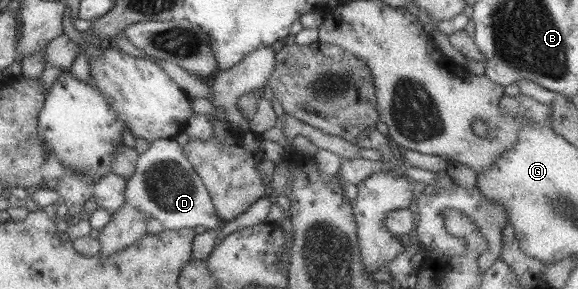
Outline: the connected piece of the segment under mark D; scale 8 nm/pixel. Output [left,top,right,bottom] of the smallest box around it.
[124,138,222,230]

